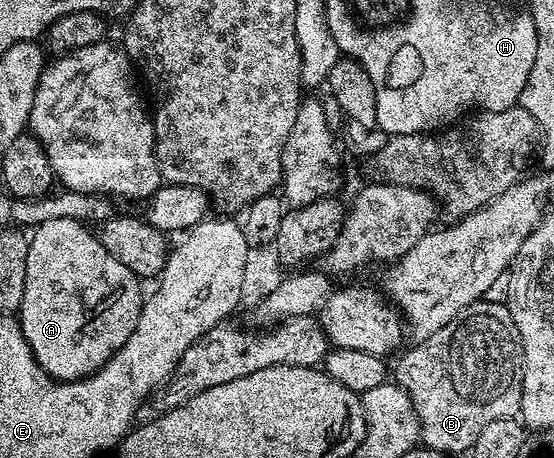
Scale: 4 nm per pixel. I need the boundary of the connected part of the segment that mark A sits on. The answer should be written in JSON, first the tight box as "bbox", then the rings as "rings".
{"bbox":[19,219,143,381],"rings":[[[74,219],[40,223],[28,240],[26,285],[19,310],[23,337],[27,339],[35,361],[39,361],[49,378],[68,381],[94,375],[121,348],[127,337],[131,337],[143,302],[142,280],[131,273],[127,265],[115,261],[86,224]]]}

